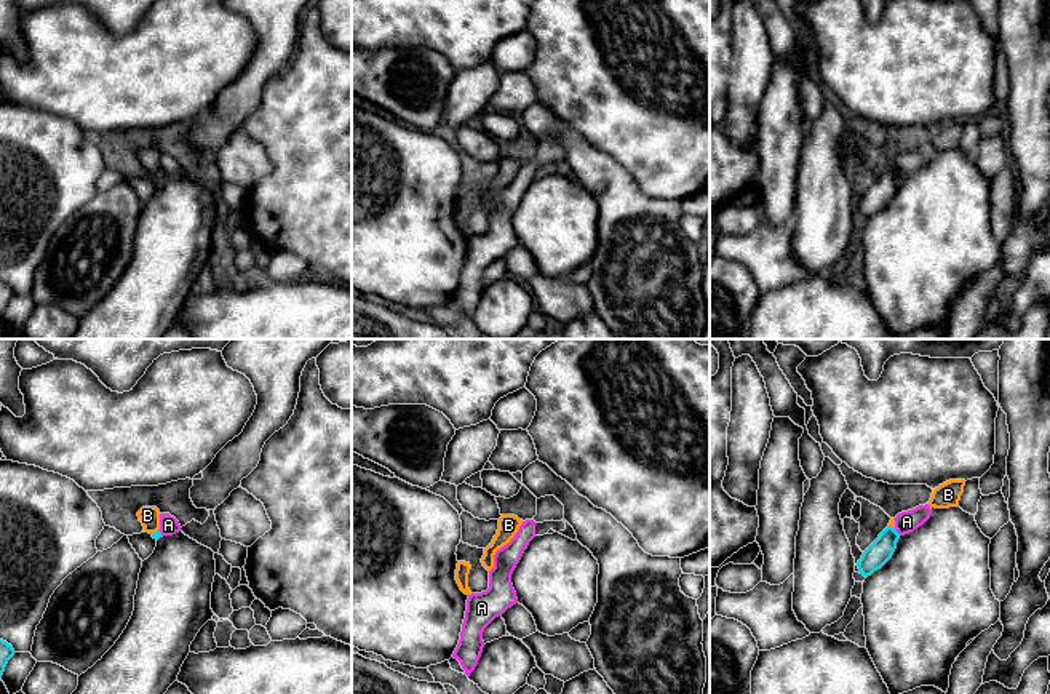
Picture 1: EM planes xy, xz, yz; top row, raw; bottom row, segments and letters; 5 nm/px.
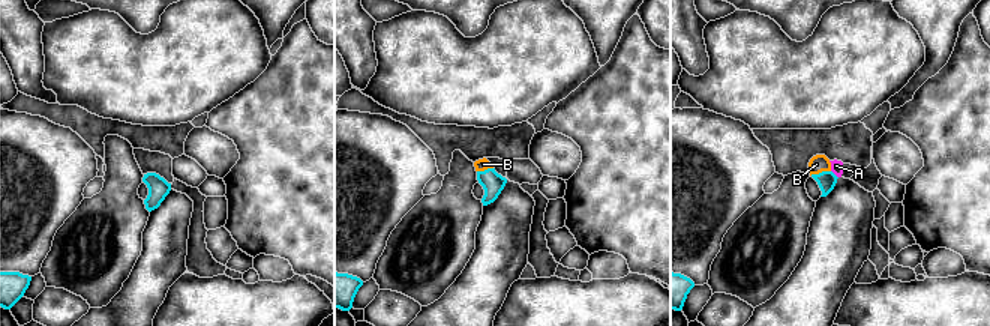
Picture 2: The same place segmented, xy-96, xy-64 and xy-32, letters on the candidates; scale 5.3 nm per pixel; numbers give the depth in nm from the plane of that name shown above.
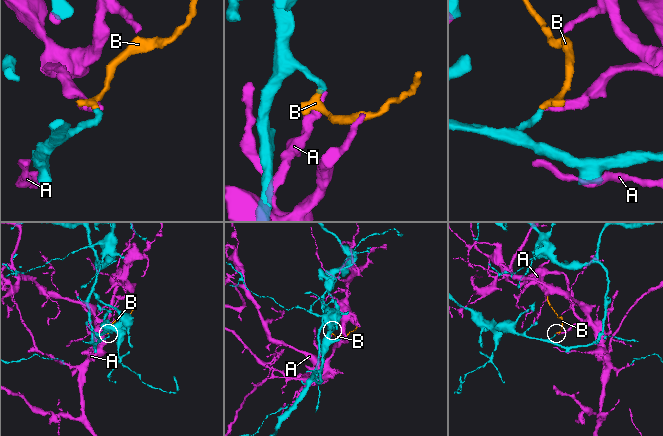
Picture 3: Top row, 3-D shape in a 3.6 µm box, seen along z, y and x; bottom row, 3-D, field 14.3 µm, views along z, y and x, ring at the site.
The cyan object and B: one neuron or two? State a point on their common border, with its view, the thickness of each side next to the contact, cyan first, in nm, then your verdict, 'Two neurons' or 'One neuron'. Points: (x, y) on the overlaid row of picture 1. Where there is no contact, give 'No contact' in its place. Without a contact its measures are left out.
Touches cyan at xy (152, 533). Thickness 40 nm (cyan) against 100 nm. One neuron

